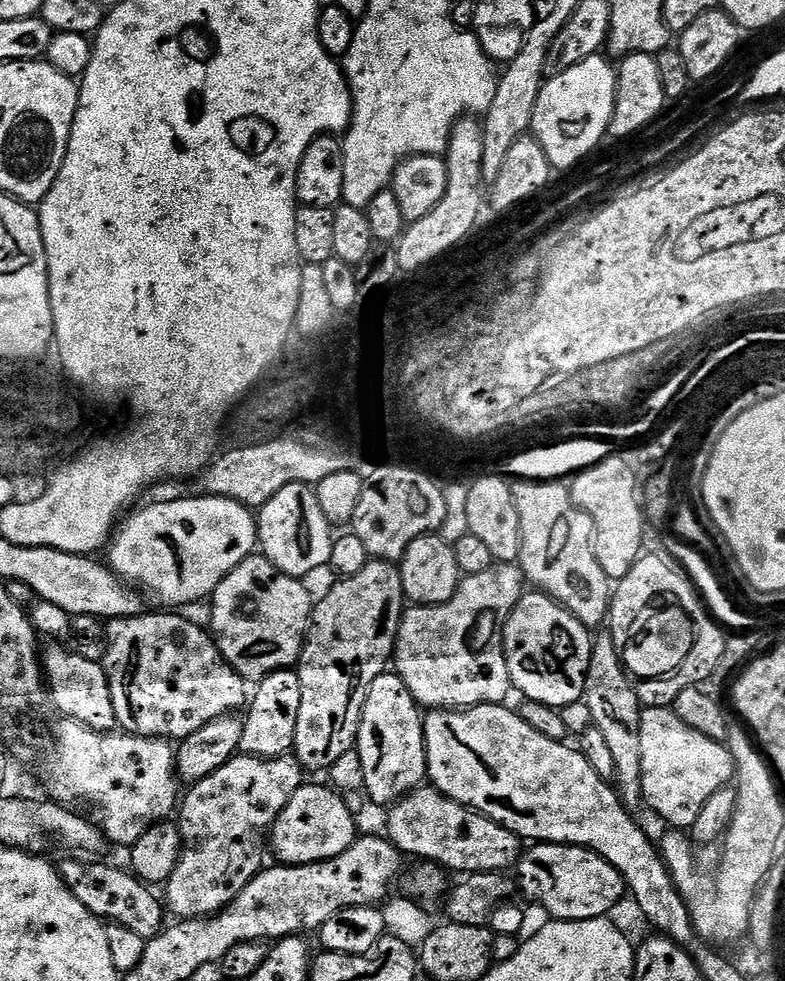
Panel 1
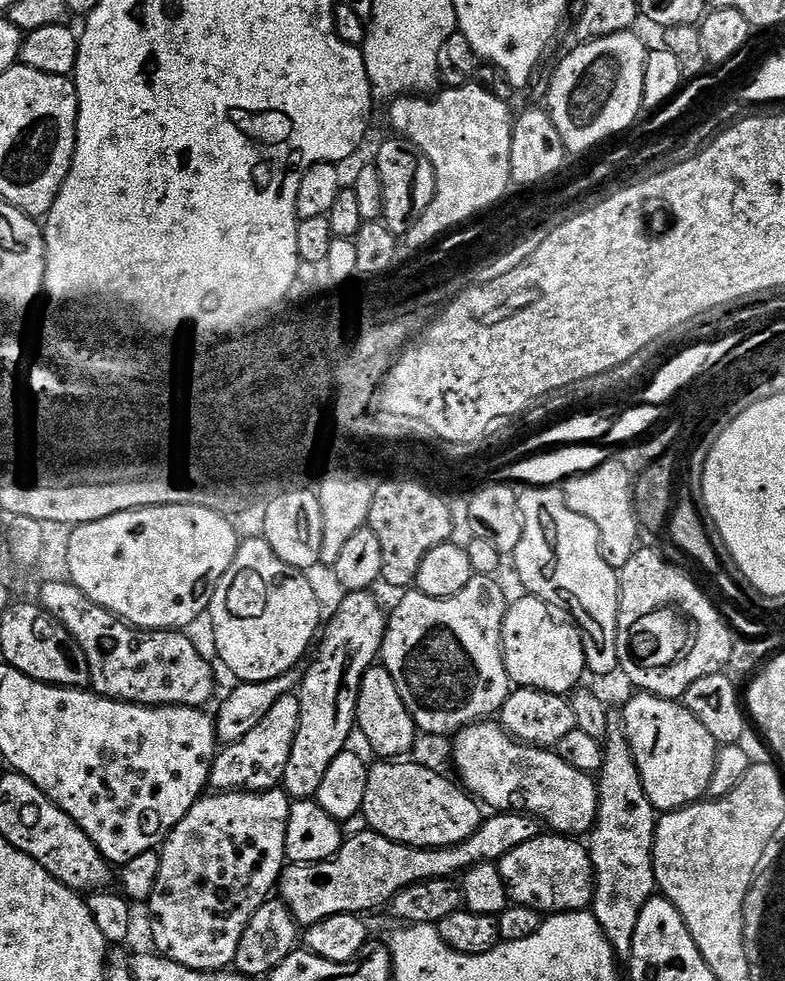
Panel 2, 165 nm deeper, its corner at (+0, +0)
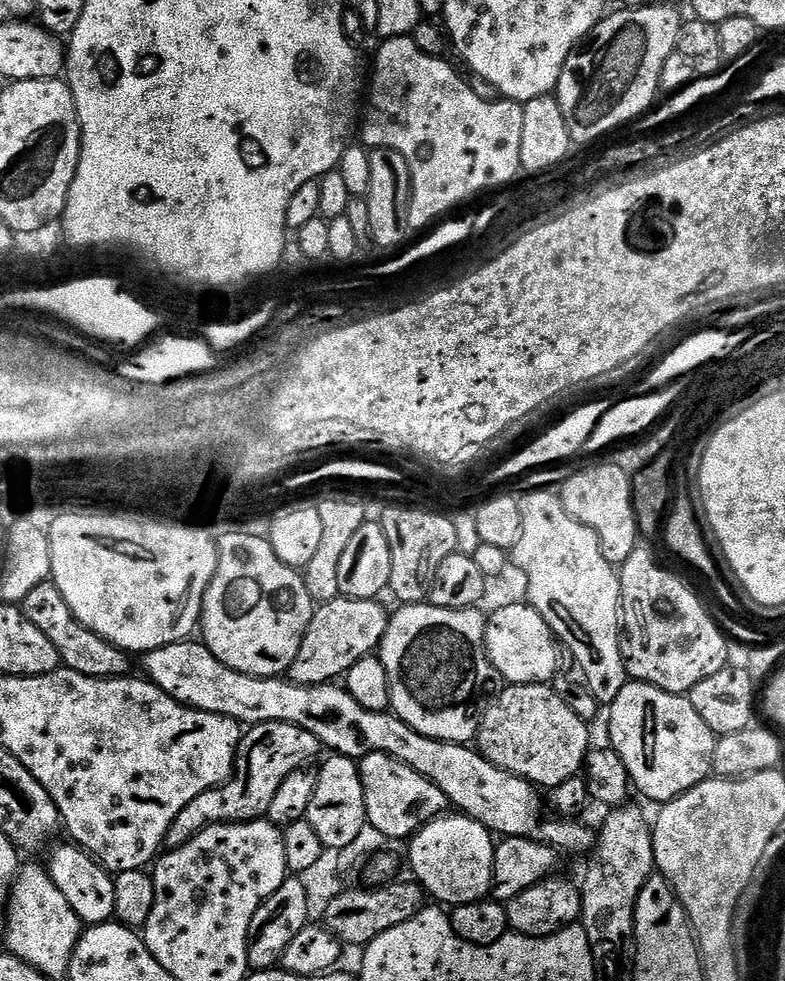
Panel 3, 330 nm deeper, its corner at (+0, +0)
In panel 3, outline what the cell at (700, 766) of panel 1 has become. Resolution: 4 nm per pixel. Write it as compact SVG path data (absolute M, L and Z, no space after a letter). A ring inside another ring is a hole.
M629 682L607 709L607 743L626 762L632 787L656 806L678 798L713 775L716 733L702 722L687 695L670 694L649 684Z

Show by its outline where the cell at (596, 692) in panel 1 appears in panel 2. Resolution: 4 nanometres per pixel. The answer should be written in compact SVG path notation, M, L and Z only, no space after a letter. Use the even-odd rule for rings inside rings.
M612 718L608 721L608 739L603 741L604 746L604 765L600 767L598 773L598 783L596 789L600 795L600 805L598 806L598 814L596 815L596 826L590 833L590 851L592 854L592 874L594 877L594 887L592 889L592 903L590 911L592 915L598 918L600 929L604 931L604 936L612 945L613 953L617 957L624 956L624 958L631 957L632 943L634 942L634 930L638 930L638 918L642 914L642 910L646 906L646 902L651 900L654 893L657 891L656 875L654 874L654 866L652 865L652 847L654 846L654 838L656 837L656 821L658 813L655 806L650 802L650 798L646 798L646 790L642 786L642 778L638 774L638 766L634 763L632 758L632 748L628 744L628 736L624 732L623 723L619 719Z

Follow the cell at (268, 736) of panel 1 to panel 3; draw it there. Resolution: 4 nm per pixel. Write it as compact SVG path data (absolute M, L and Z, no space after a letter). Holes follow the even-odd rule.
M286 722L251 725L240 741L240 750L236 753L236 771L232 773L232 779L219 788L198 794L198 798L194 798L194 802L190 802L190 806L186 806L186 810L174 818L168 831L167 847L173 849L186 846L186 842L215 824L243 824L246 820L267 817L270 801L274 799L278 786L282 786L290 774L307 769L311 765L308 763L319 752L322 752L320 740L314 738L310 730L302 730L302 726Z

